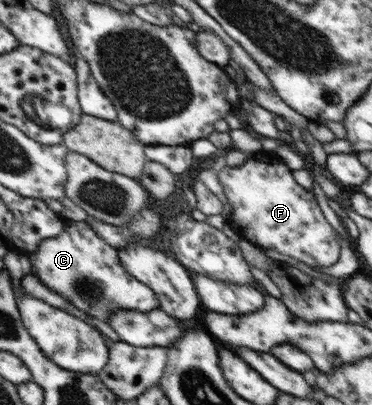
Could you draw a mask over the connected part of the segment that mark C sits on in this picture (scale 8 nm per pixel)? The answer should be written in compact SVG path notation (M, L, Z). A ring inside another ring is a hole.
M86 221L68 225L62 233L41 241L35 252L26 255L32 264L32 275L36 273L48 289L104 322L109 323L108 317L117 309L146 313L159 307L156 292L122 267L118 250L108 245Z

